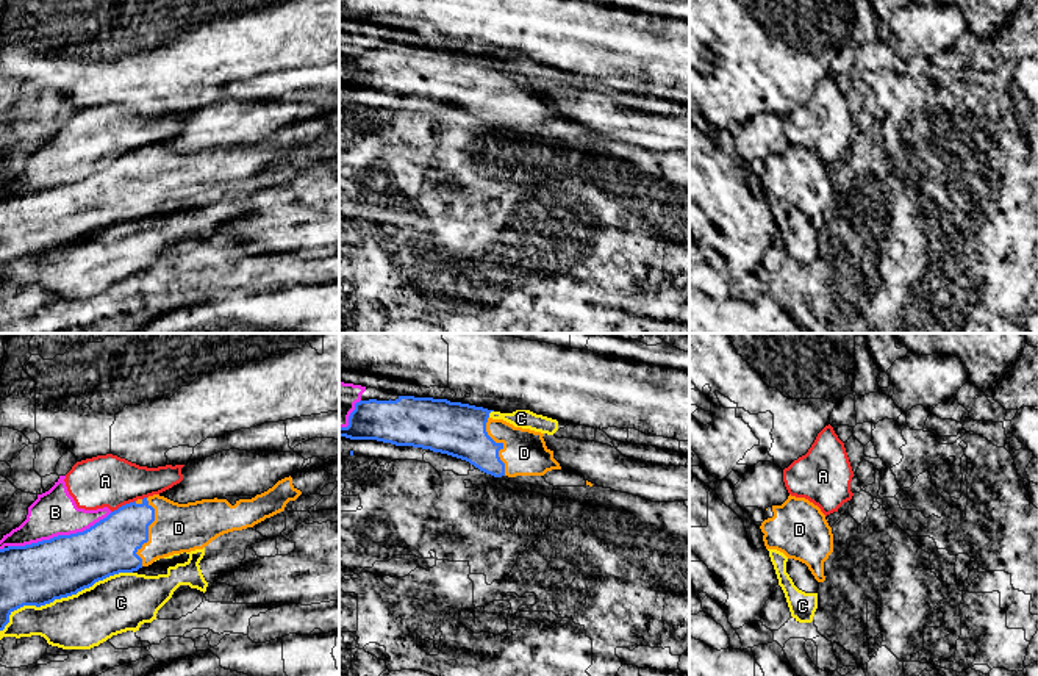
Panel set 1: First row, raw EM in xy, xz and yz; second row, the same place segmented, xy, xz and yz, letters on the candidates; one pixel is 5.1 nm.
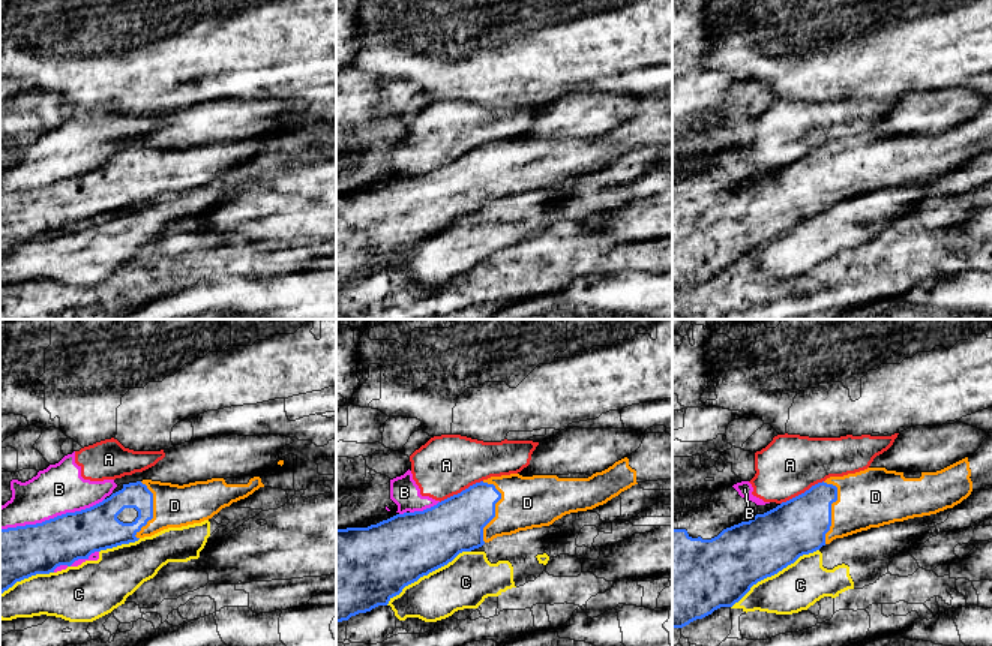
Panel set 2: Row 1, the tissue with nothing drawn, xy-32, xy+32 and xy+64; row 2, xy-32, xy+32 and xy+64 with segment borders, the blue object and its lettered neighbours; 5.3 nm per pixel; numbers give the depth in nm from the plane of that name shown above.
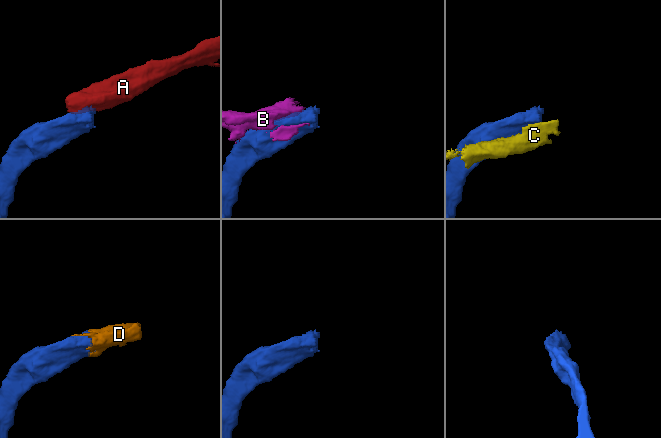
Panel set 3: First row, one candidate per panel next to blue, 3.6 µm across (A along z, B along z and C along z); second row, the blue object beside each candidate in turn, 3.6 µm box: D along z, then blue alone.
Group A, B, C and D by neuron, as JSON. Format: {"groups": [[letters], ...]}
{"groups": [["A", "B"], ["C"], ["D"]]}

